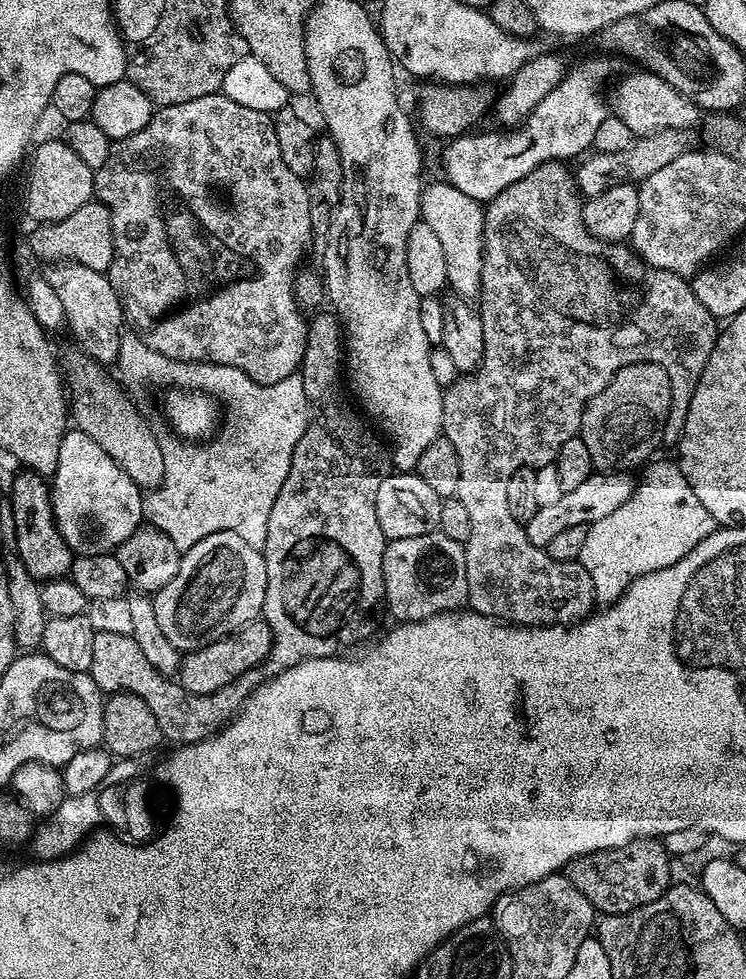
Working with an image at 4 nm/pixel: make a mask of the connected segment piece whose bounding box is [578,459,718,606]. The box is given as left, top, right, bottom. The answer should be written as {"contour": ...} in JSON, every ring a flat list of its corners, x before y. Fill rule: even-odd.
{"contour":[[653,459,651,463,643,469,643,472,645,471,644,481,641,479,639,483,637,483,636,491,633,492,630,499,626,502,622,502,622,506,618,506,618,510,614,510,612,514,606,514,606,518,598,518,598,522,587,525,588,534,586,536,586,543,582,546,582,554,580,555,578,563,584,567,586,574,590,574,590,582,594,582,594,594,601,605,607,606,613,604,615,600,620,599,624,591,640,576,650,574,654,570,662,570,666,566,674,566,674,562,686,558,686,554,690,554,690,550,694,550,694,546,698,546,698,542,702,542,702,538,706,538,710,533,715,532,718,527,715,518,710,514,710,510,706,510,706,506,702,506,702,502,698,502,698,498,694,495,694,490,690,490,690,482,686,482,679,463,672,461,671,464,668,460,655,460,656,459]]}

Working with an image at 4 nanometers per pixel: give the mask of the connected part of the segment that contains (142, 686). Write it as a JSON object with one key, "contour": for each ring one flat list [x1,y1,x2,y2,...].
{"contour":[[96,632,92,638,94,658,90,674,100,688,101,693,133,692,150,706,154,718,160,727,160,735,165,741,176,740,177,745,196,744,207,736,220,731,233,716,243,708,245,700,251,696,254,689,262,683,261,677,245,674,237,676,227,688,219,693,220,704,211,704,208,698,190,698,182,685,163,676,150,664,146,654,138,648,138,642,132,635,122,633]]}

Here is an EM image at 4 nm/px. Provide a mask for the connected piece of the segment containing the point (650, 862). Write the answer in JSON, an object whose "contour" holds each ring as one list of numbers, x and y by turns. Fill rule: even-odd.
{"contour":[[643,836,626,842,626,846,614,846,574,858,567,865,566,875,570,883,586,894,597,913,613,916,646,906,662,895,674,880,671,862,663,839]]}

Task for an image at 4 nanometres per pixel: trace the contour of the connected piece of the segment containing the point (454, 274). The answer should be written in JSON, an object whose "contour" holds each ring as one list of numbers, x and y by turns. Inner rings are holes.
{"contour":[[432,184,420,193,420,220,438,238,442,246,442,258,446,258,447,285,457,296,476,298,482,282,482,258,484,257,484,208,481,201,462,194,453,184]]}

